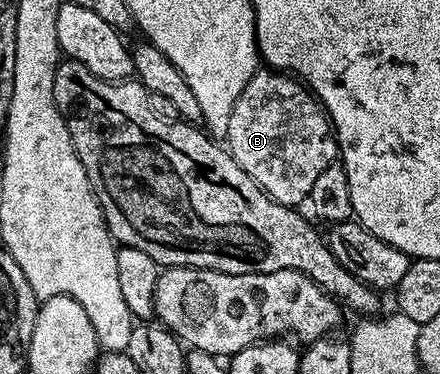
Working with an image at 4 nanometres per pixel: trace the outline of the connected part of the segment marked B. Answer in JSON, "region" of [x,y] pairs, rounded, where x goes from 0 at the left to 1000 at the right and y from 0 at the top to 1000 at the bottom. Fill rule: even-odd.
{"region":[[[589,187],[575,209],[566,209],[530,283],[530,305],[520,305],[511,385],[539,444],[548,444],[548,455],[557,455],[557,465],[566,465],[566,476],[575,476],[575,487],[611,519],[611,529],[664,551],[680,548],[695,529],[702,508],[711,508],[720,465],[730,465],[739,444],[764,436],[770,412],[752,313],[716,265],[716,249],[668,201],[632,187]]]}

